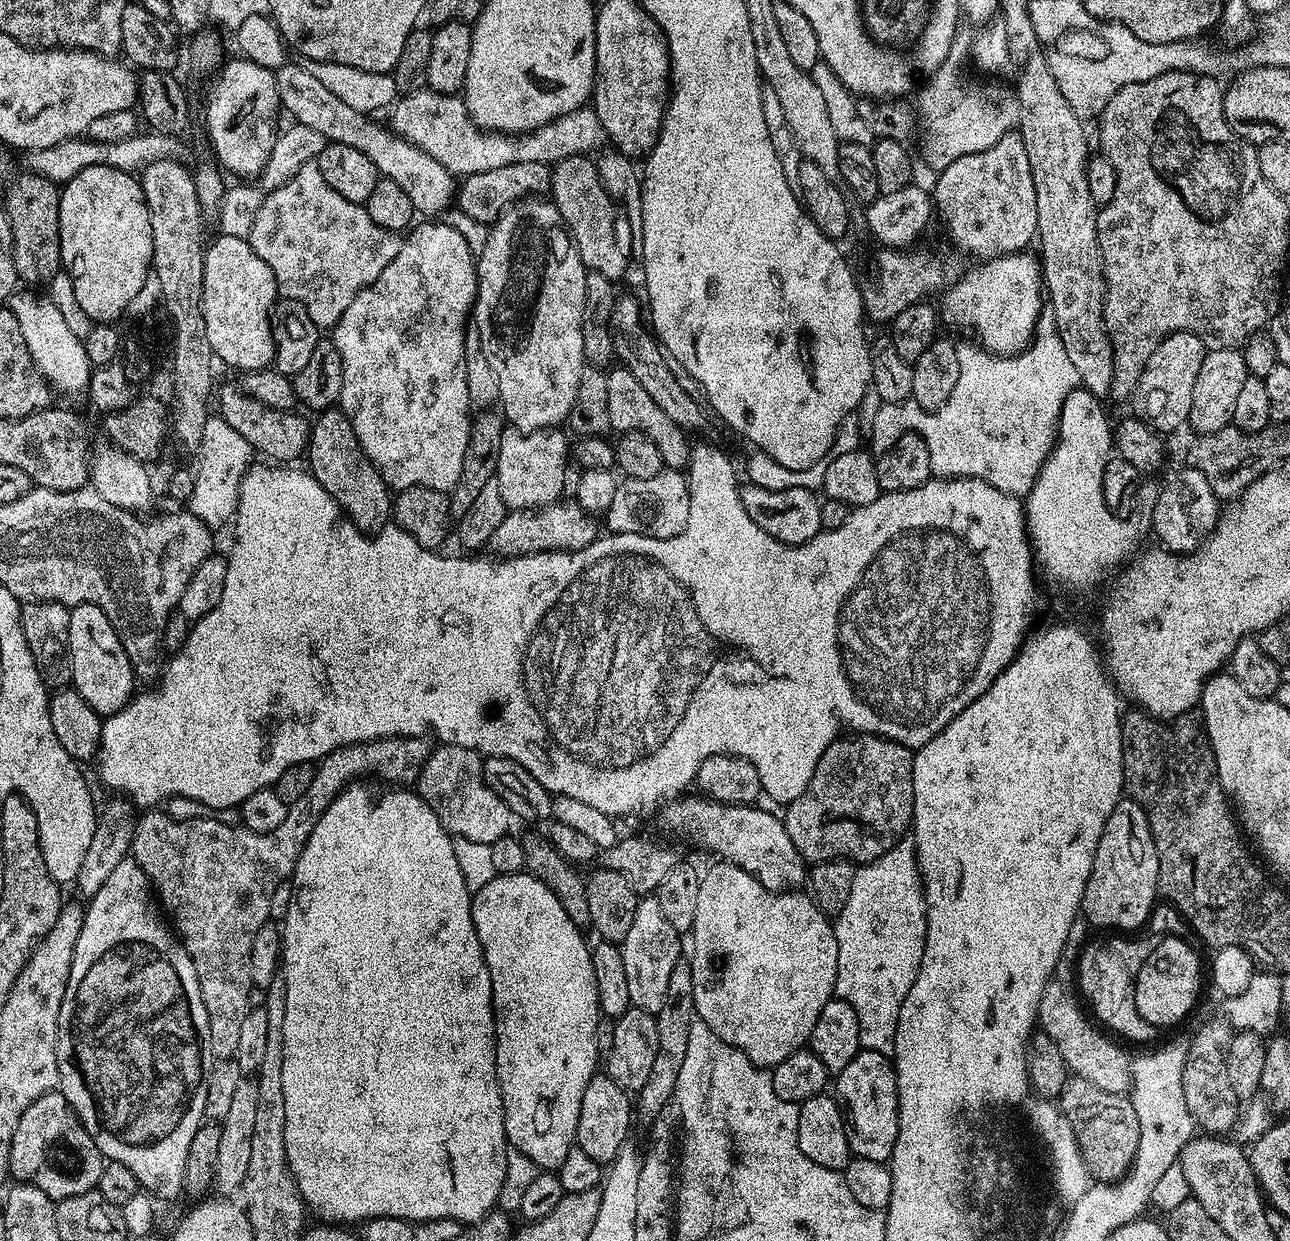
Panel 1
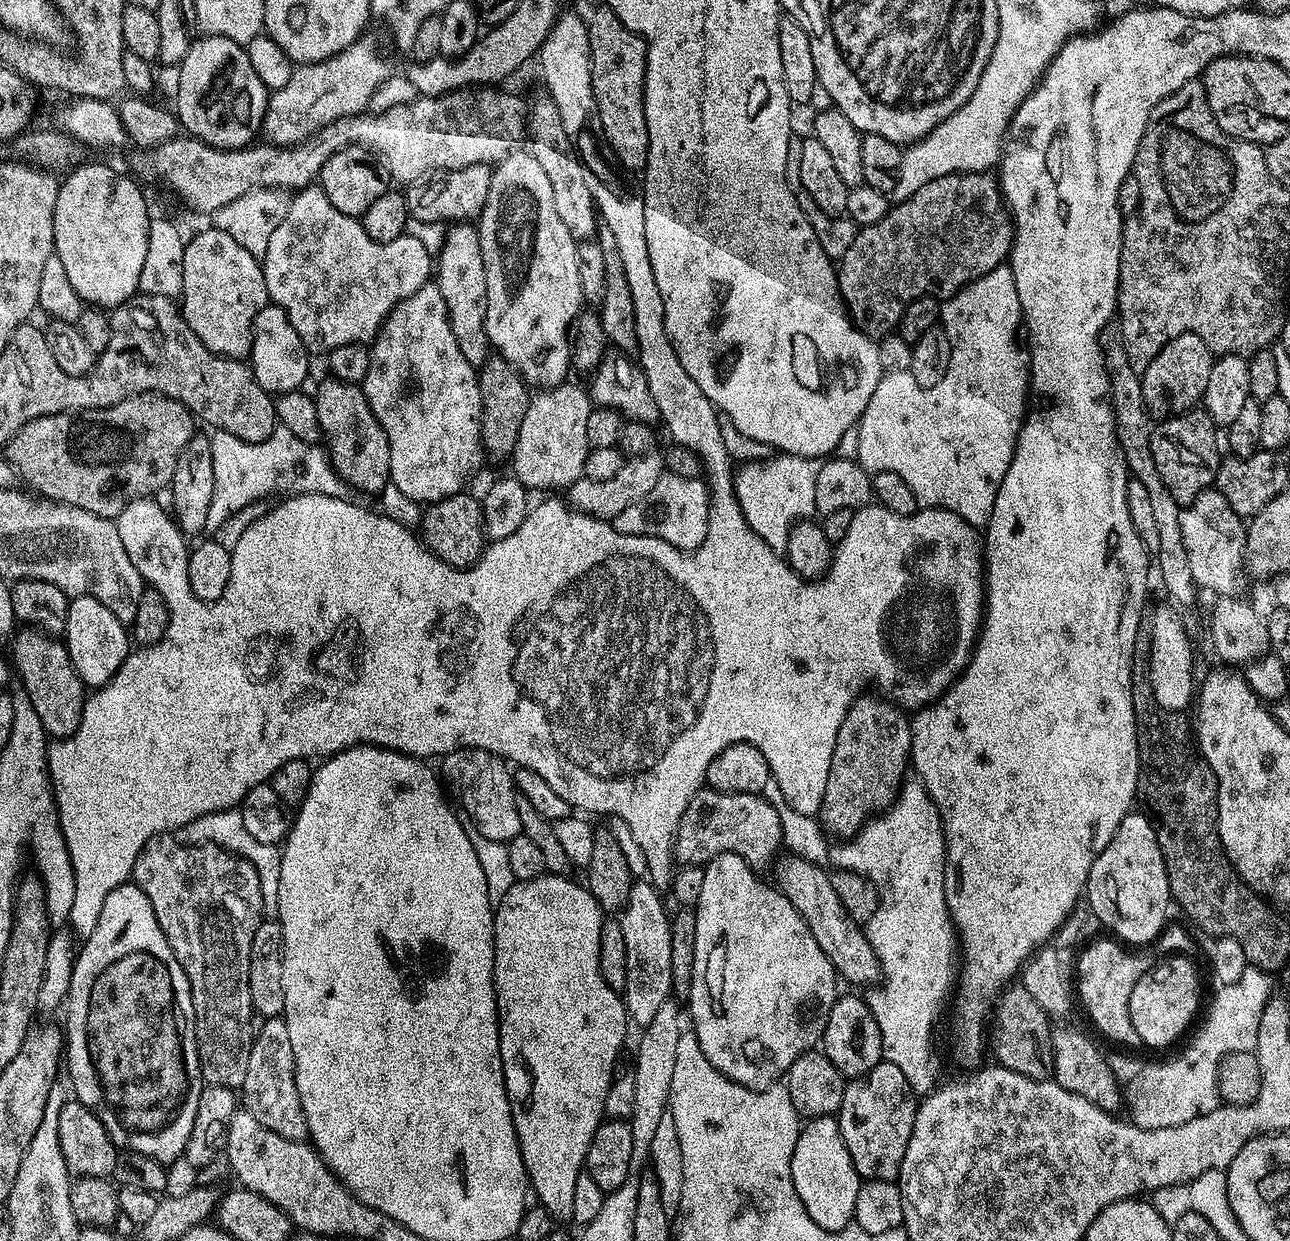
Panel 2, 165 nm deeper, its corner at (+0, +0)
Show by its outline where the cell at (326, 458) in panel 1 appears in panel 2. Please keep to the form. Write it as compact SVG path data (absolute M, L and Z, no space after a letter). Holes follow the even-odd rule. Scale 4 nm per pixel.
M325 378L314 391L317 406L318 426L323 436L322 444L328 454L328 461L348 485L349 489L360 492L383 493L390 484L390 442L386 438L386 430L374 418L374 410L370 410L370 402L366 402L366 394L359 383L342 382Z

